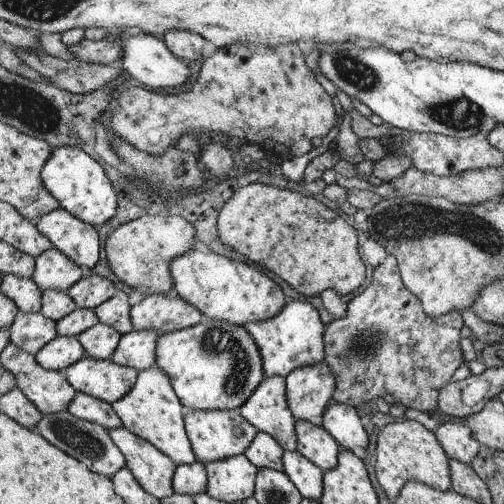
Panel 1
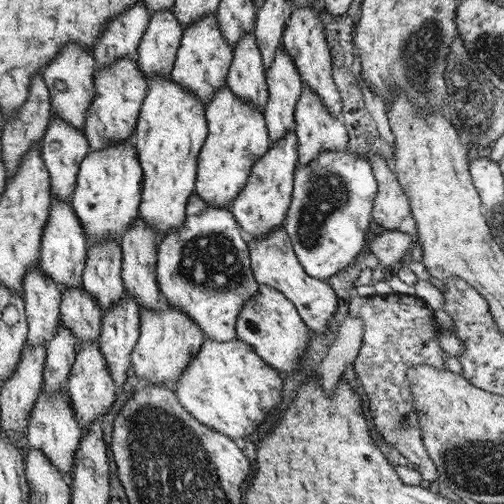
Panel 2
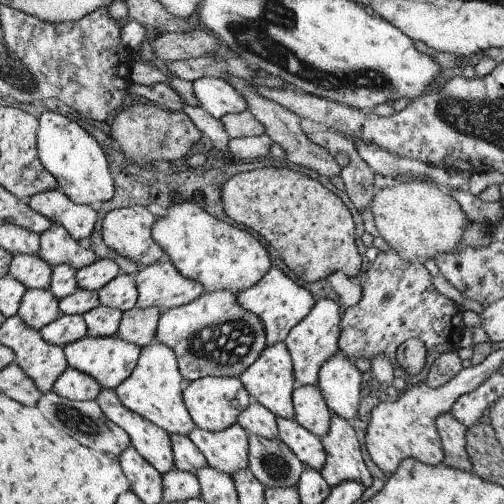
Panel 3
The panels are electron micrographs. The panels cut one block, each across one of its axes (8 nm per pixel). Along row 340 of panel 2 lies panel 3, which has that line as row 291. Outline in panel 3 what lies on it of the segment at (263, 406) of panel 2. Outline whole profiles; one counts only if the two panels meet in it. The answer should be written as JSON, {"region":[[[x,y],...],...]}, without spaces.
{"region":[[[175,202],[167,206],[167,216],[157,218],[153,240],[163,250],[165,260],[175,264],[175,270],[183,278],[203,284],[203,292],[229,290],[237,296],[243,294],[243,290],[251,290],[251,286],[261,282],[263,274],[271,270],[265,248],[249,232],[215,220],[195,202]]]}

